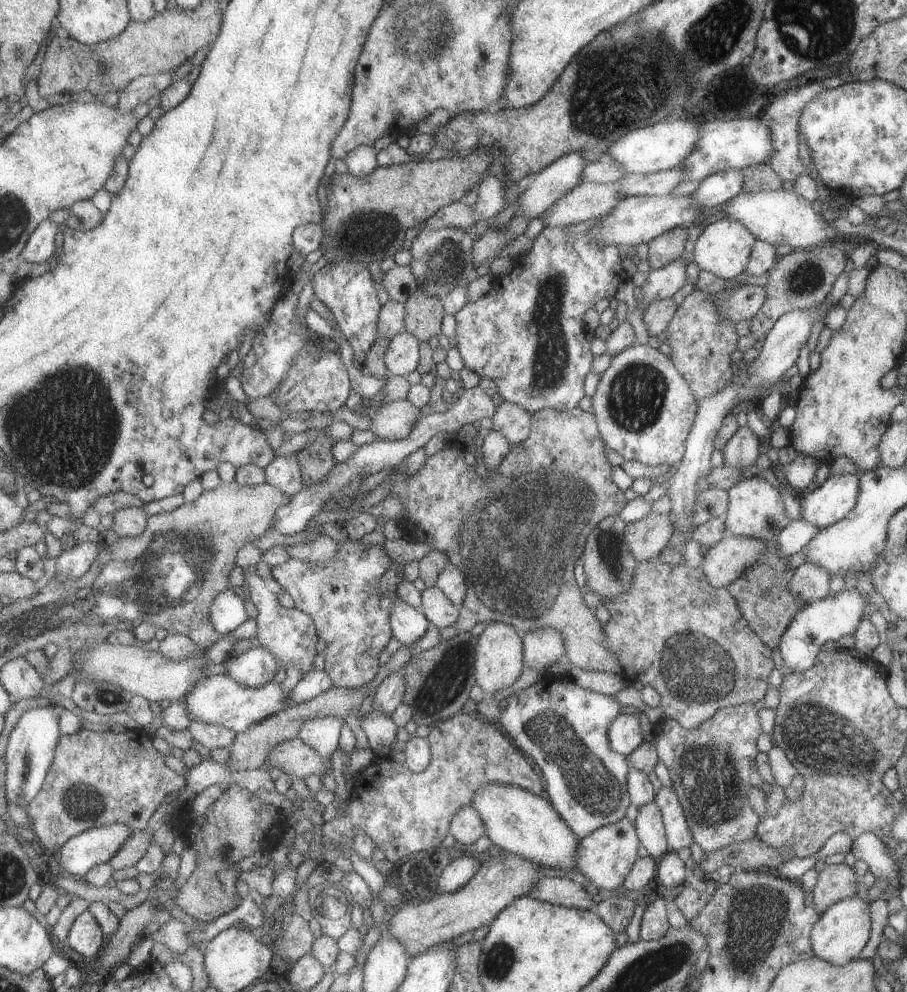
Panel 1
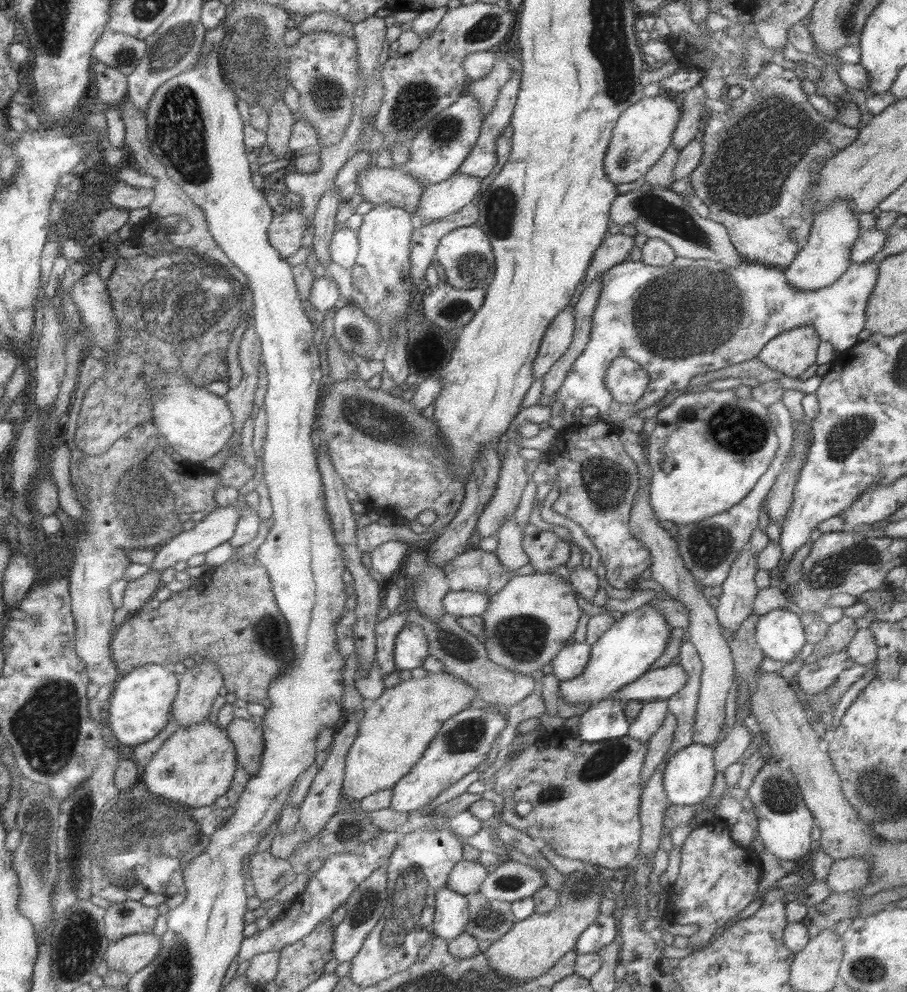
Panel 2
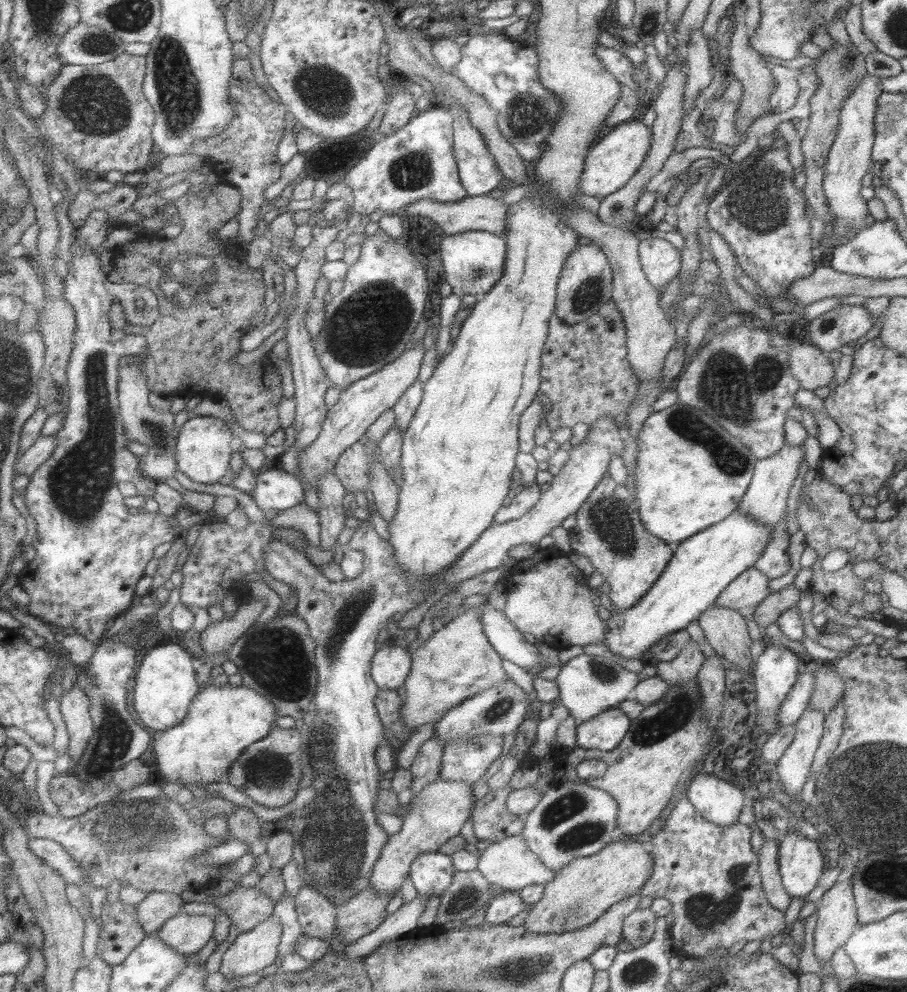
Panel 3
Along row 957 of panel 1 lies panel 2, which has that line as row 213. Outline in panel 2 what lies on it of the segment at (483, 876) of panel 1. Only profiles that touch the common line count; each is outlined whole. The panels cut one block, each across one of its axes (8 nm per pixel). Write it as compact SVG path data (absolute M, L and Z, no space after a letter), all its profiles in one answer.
M371 164L359 174L363 201L373 205L393 204L411 215L419 211L426 185L402 168L379 168Z

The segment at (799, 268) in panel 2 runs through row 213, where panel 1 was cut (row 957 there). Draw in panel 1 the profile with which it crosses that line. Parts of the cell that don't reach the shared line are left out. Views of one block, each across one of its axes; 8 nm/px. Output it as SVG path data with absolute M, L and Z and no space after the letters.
M856 895L831 904L815 922L810 933L810 944L814 957L833 965L843 965L859 959L866 946L870 930L868 904Z

